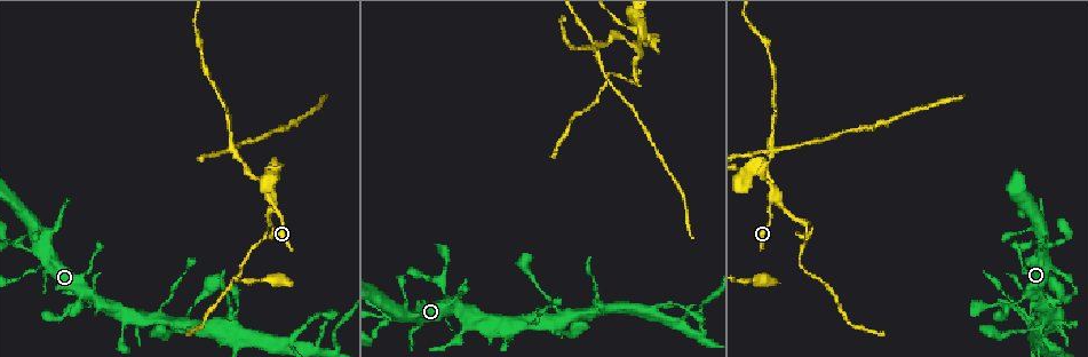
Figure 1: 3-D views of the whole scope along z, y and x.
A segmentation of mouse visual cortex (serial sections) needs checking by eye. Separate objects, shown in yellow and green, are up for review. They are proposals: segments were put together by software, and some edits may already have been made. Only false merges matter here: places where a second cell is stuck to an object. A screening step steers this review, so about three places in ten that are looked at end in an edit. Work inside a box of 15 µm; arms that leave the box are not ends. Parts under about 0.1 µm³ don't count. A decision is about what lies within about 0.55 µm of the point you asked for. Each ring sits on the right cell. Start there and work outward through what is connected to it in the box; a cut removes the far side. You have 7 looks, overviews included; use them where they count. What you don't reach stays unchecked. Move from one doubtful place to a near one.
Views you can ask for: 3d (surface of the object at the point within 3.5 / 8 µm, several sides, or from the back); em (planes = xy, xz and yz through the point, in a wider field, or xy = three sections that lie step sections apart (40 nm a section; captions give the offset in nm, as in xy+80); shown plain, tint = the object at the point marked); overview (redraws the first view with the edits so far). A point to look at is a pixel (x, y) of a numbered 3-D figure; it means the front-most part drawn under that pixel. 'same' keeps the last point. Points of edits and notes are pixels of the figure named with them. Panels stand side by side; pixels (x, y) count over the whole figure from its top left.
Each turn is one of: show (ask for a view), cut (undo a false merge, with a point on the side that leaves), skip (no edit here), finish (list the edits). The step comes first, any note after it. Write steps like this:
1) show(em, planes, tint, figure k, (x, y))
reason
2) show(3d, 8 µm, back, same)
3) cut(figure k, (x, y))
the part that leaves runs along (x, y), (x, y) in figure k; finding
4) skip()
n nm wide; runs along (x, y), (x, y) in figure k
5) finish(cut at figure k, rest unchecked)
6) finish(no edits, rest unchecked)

show(3d, 3.5 µm, back, figure 1, (775, 196))
three arms meet

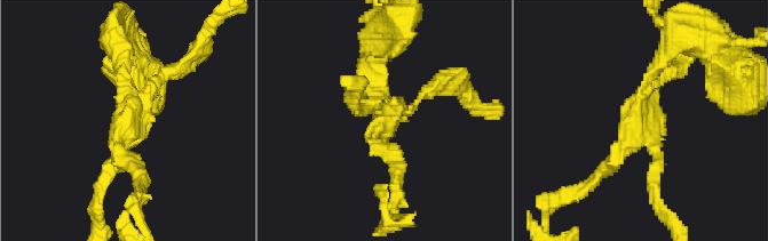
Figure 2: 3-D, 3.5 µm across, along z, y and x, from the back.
show(em, xy, step 1, tint, figure 2, (391, 123))
shape alone is not enough

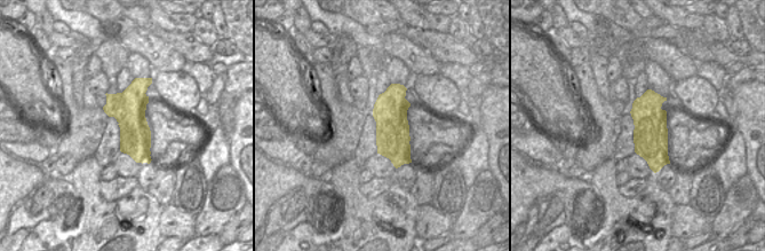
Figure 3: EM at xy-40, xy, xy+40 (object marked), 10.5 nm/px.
cut(figure 2, (663, 62))
two cells meet here

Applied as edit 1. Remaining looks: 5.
show(overview)
see it whole again

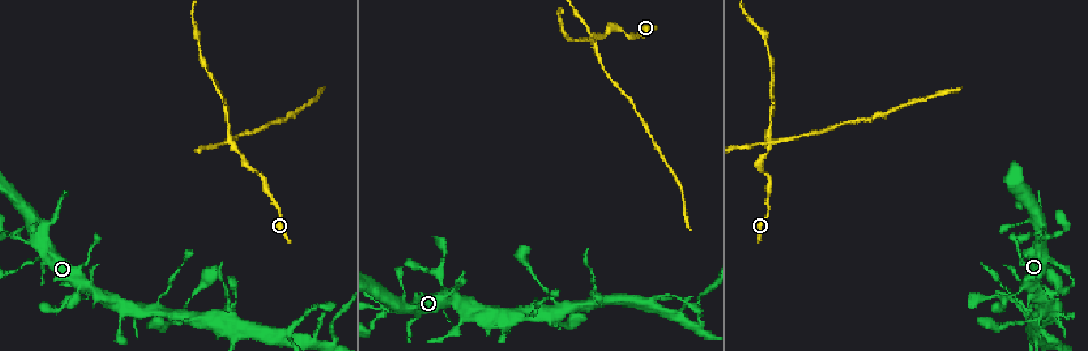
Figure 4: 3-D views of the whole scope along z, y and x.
show(3d, 3.5 µm, figure 4, (599, 38))
four-way junction

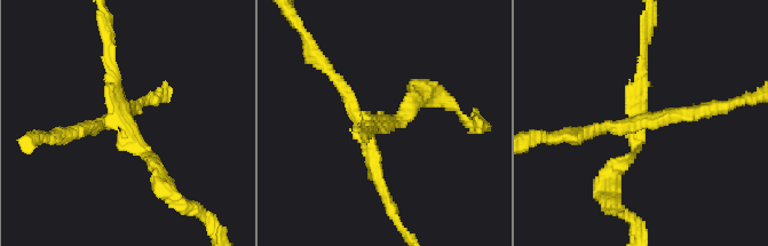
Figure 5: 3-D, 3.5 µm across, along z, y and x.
show(em, xy, step 5, tint, figure 5, (641, 122))
4 arms; arms of 150, 150, 200, 200 nm

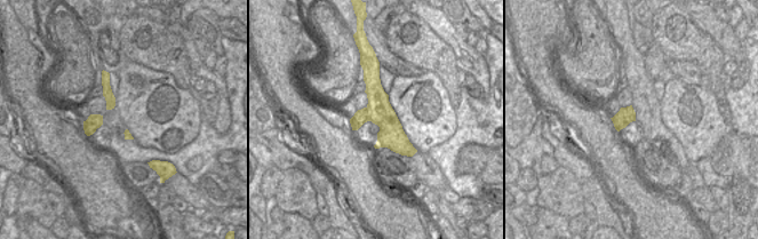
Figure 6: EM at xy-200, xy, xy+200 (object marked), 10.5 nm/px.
cut(figure 5, (373, 173))
the part that leaves runs along (370, 141), (377, 180), (405, 232) in figure 5; two cells meet here

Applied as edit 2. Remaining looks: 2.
finish(cut at figure 2, cut at figure 5, rest unchecked)

